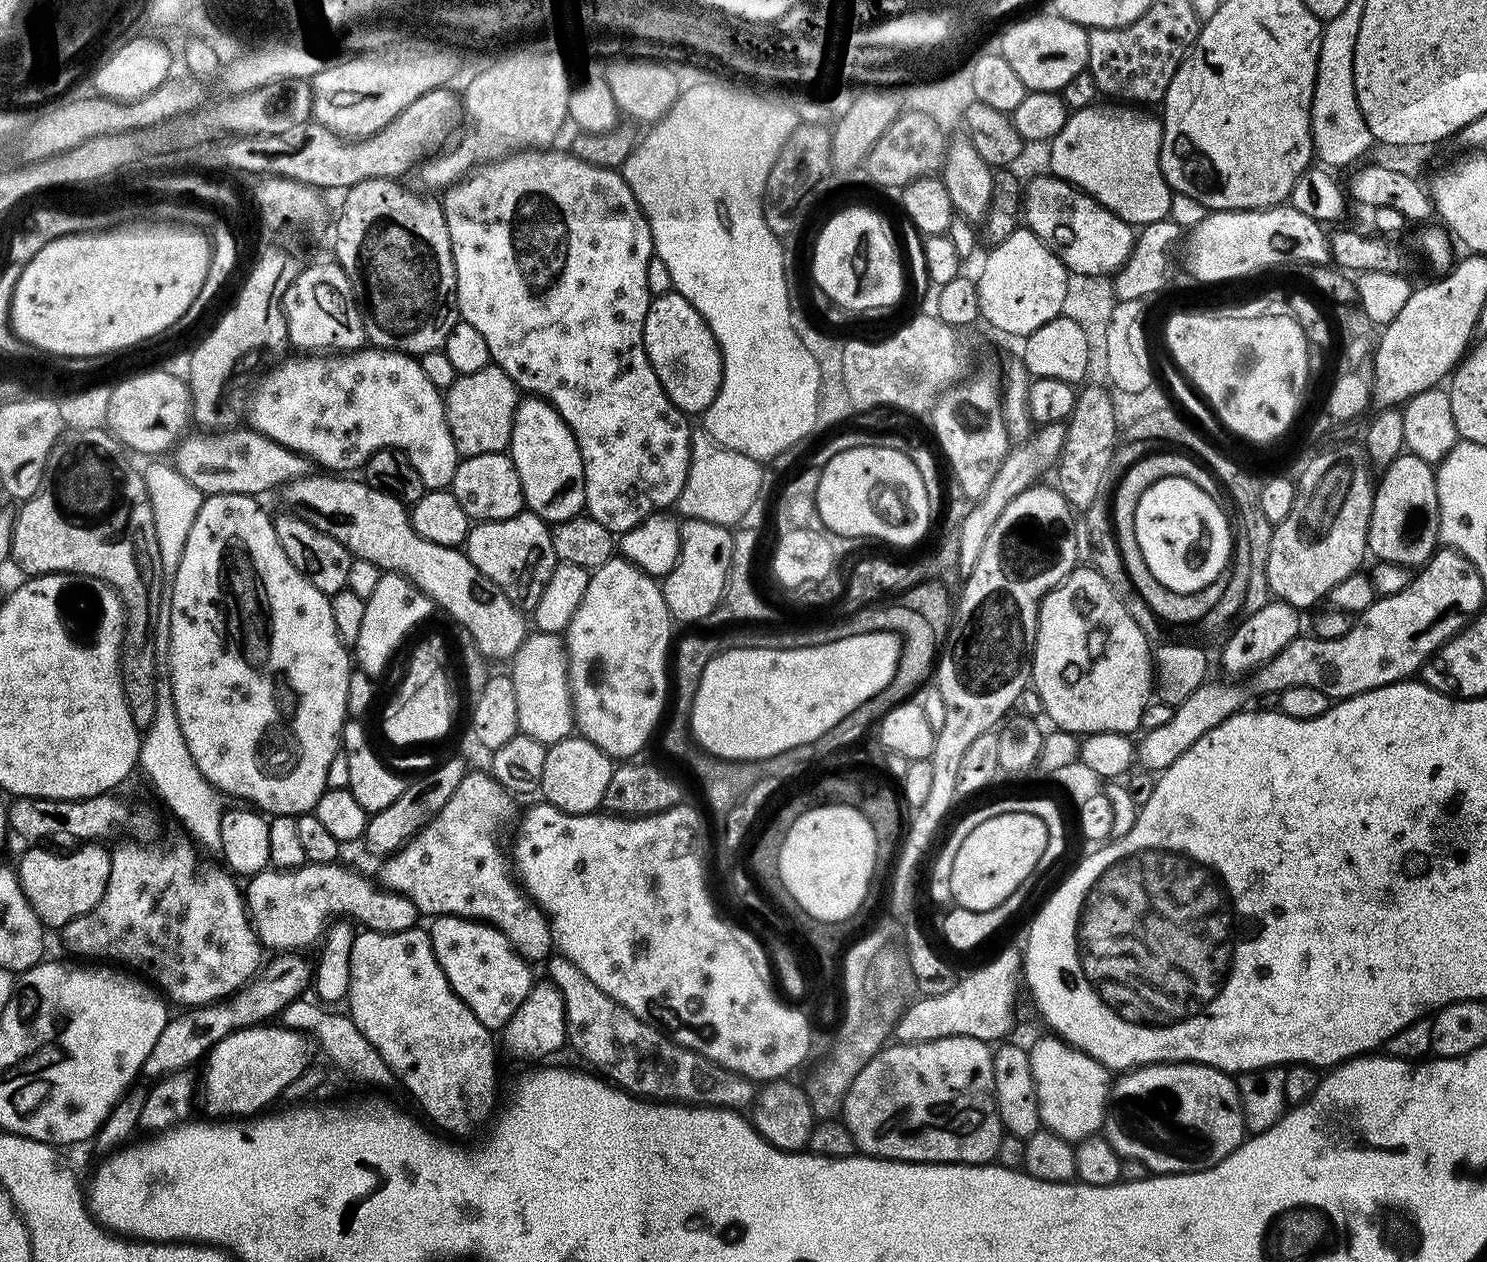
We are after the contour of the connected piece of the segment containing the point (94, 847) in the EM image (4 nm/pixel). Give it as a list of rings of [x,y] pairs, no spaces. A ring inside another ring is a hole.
[[[84,842],[77,852],[68,852],[59,856],[56,852],[47,852],[47,847],[32,846],[20,856],[18,875],[20,885],[34,910],[34,914],[48,930],[59,930],[71,920],[94,910],[106,894],[106,886],[112,869],[111,851],[100,842]]]

